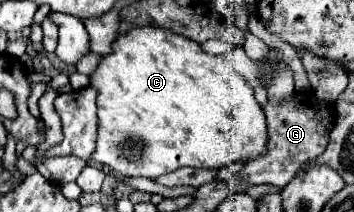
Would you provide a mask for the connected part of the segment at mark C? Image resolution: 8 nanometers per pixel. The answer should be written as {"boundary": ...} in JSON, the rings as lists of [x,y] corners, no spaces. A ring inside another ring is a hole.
{"boundary":[[[134,27],[124,37],[116,37],[112,49],[90,77],[90,85],[98,89],[100,119],[96,149],[90,161],[124,177],[156,179],[178,167],[222,169],[240,161],[248,163],[268,151],[264,111],[252,87],[234,71],[224,55],[208,55],[198,43],[158,27]]]}

